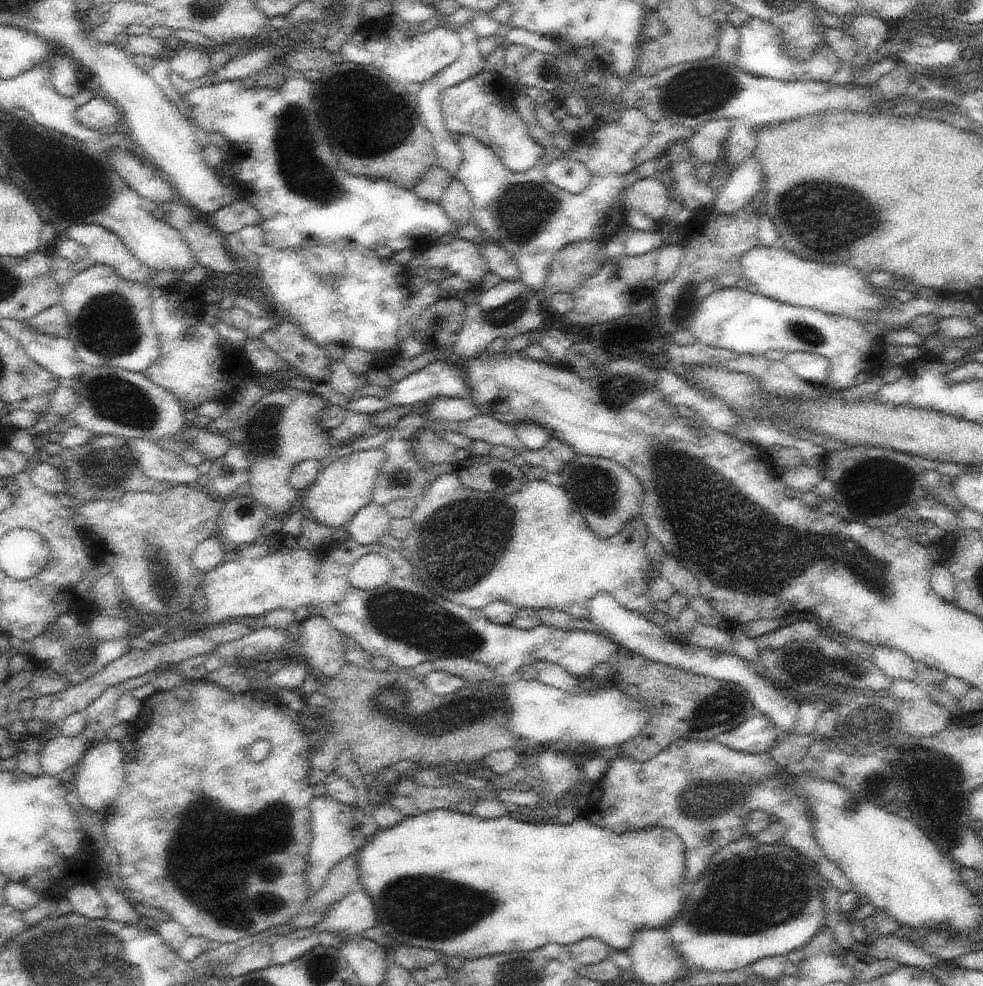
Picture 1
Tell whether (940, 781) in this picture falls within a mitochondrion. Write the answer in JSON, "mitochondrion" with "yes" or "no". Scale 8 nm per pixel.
{"mitochondrion":"yes"}

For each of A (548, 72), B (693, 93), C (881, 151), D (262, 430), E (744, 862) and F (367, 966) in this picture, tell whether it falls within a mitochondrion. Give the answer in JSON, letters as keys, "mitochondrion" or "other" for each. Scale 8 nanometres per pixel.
{"A":"mitochondrion","B":"mitochondrion","C":"other","D":"mitochondrion","E":"mitochondrion","F":"other"}

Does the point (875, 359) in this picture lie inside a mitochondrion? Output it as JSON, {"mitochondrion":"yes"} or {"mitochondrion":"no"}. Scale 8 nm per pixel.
{"mitochondrion":"no"}

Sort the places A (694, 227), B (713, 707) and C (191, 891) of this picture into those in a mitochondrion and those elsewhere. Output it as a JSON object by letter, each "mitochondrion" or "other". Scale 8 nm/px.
{"A":"other","B":"mitochondrion","C":"mitochondrion"}

